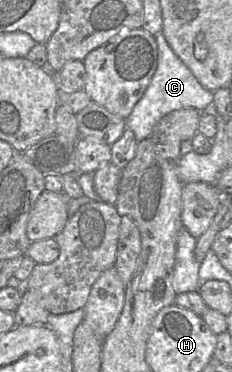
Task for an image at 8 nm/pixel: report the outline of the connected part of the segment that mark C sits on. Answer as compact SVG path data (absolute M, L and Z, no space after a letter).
M162 32L154 36L157 42L156 71L142 98L135 104L126 119L126 128L134 133L138 142L148 138L154 126L168 113L186 108L202 112L214 99L214 92L205 89L198 82L188 67L171 49Z

